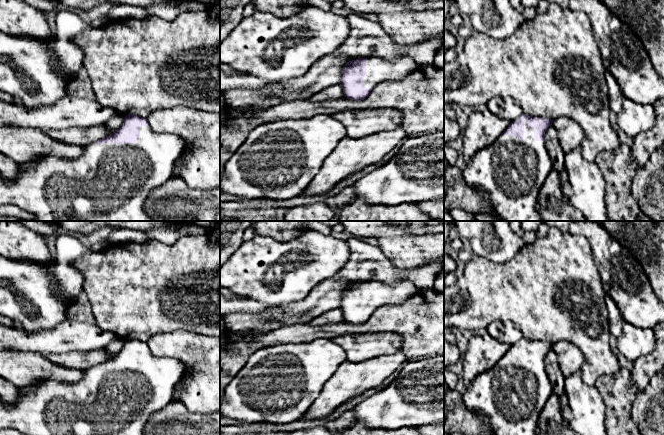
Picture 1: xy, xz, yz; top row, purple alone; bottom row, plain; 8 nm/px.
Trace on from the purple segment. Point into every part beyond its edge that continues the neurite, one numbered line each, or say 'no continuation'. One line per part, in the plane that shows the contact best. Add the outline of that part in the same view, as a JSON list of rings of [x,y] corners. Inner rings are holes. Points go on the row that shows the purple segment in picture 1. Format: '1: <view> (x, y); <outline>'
1: yz (511, 173); [[[524,119],[523,140],[521,142],[516,137],[503,135],[489,147],[478,150],[466,164],[463,178],[468,186],[481,190],[487,195],[494,213],[478,213],[476,221],[497,221],[498,219],[503,221],[543,221],[538,213],[537,198],[552,169],[553,165],[545,141],[535,140],[534,129],[526,126],[526,119]]]

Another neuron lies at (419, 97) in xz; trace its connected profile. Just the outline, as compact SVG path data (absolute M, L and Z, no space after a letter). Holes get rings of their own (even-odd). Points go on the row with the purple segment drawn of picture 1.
M434 65L419 67L414 73L401 80L379 83L361 101L351 100L346 97L322 102L312 102L309 99L294 99L264 110L257 110L252 113L252 117L261 119L266 123L277 120L307 118L322 113L332 116L336 112L376 108L390 108L400 111L403 114L404 129L409 135L444 129L444 67L436 67Z

